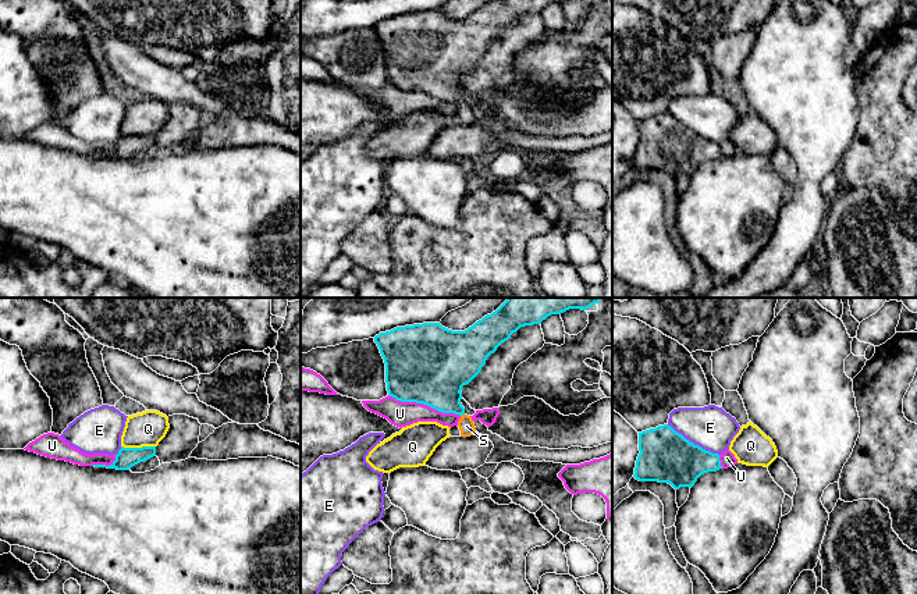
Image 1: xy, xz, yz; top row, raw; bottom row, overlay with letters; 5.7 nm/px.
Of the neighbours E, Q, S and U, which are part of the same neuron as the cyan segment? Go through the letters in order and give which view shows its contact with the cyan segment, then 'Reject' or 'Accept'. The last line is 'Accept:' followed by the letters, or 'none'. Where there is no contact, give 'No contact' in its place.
E: Touches cyan in yz. Reject
Q: Touches cyan in xy. Reject
S: Touches cyan in xz. Accept
U: Touches cyan in xz. Reject
Accept: S

